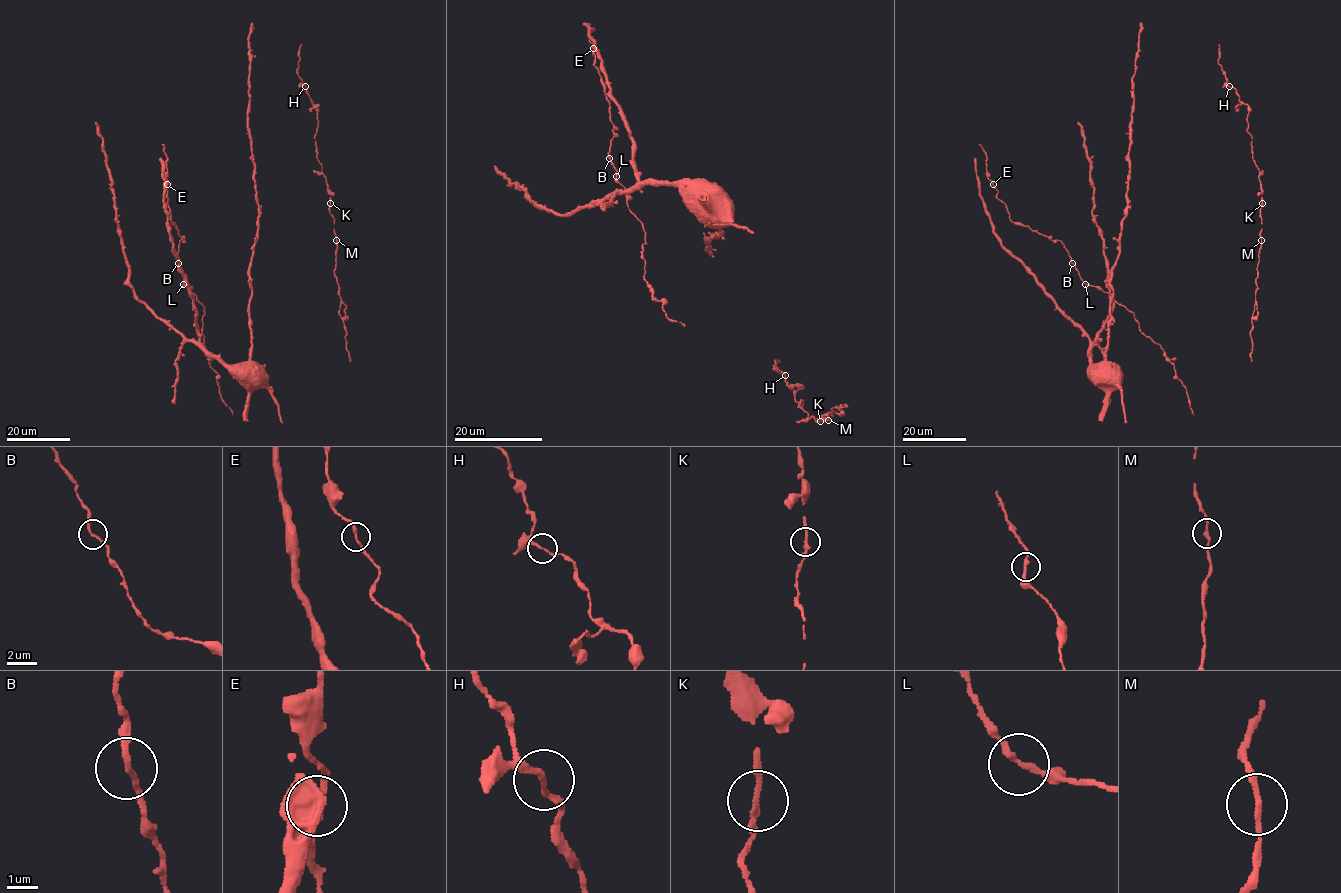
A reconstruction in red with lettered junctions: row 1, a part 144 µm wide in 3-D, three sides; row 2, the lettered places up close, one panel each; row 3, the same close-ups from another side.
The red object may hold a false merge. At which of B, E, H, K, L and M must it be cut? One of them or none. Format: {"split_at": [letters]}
{"split_at": []}

